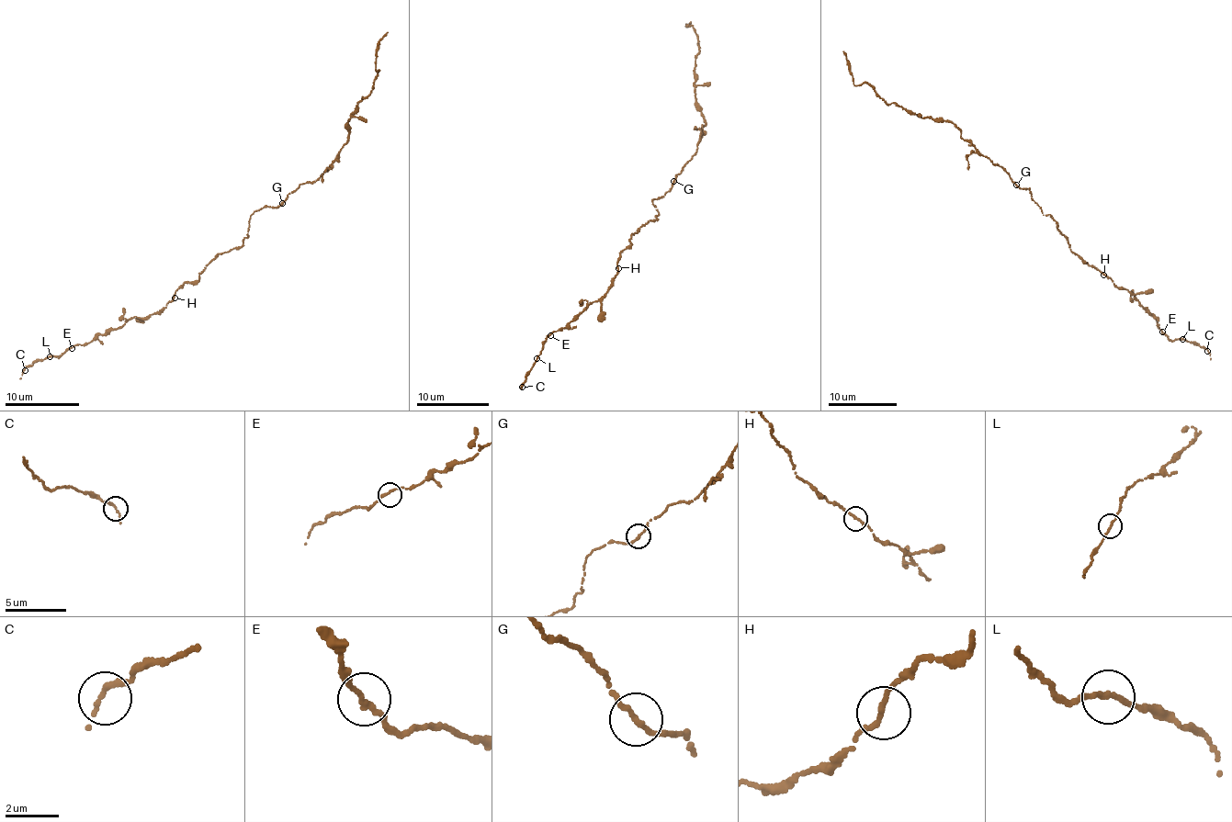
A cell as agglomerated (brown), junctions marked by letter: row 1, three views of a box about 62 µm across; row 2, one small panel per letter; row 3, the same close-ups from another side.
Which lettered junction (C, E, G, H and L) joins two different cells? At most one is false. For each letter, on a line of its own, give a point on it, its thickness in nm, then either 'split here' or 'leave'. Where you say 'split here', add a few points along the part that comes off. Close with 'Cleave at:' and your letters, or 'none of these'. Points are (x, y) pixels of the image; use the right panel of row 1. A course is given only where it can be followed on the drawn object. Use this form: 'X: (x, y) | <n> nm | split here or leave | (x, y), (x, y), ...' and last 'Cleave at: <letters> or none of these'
C: (1207, 351) | 200 nm | leave
E: (1162, 332) | 200 nm | leave
G: (1016, 185) | 200 nm | leave
H: (1103, 275) | 200 nm | leave
L: (1182, 339) | 200 nm | leave
Cleave at: none of these

